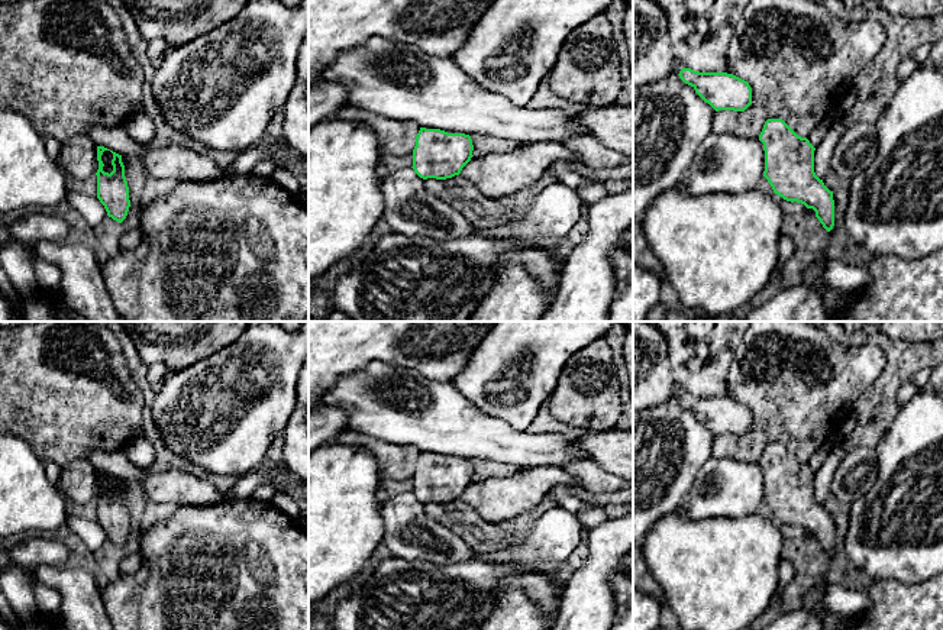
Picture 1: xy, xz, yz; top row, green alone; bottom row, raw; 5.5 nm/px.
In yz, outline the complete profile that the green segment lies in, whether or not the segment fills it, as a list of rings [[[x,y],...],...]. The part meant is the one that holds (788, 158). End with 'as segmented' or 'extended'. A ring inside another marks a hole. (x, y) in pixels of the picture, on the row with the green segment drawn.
[[[768,119],[759,135],[765,151],[763,177],[775,194],[816,211],[823,227],[834,226],[834,200],[814,172],[816,148],[798,136],[782,119]]] | as segmented

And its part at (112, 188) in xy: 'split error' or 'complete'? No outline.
complete

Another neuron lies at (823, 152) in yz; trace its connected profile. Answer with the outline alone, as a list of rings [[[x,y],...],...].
[[[840,114],[837,119],[831,120],[829,132],[824,139],[814,151],[814,172],[823,180],[830,172],[830,159],[834,151],[836,143],[842,138],[842,135],[849,127],[849,117],[846,114]]]

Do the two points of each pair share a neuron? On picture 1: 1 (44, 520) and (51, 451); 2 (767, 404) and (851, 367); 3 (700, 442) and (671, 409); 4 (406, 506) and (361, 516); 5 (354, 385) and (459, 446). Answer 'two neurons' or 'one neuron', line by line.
1: two neurons
2: one neuron
3: one neuron
4: two neurons
5: one neuron

